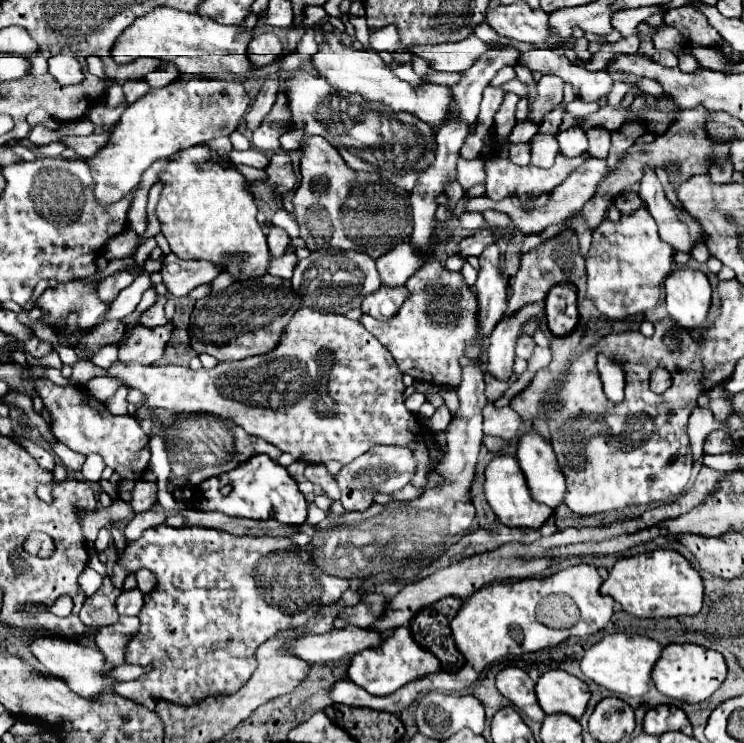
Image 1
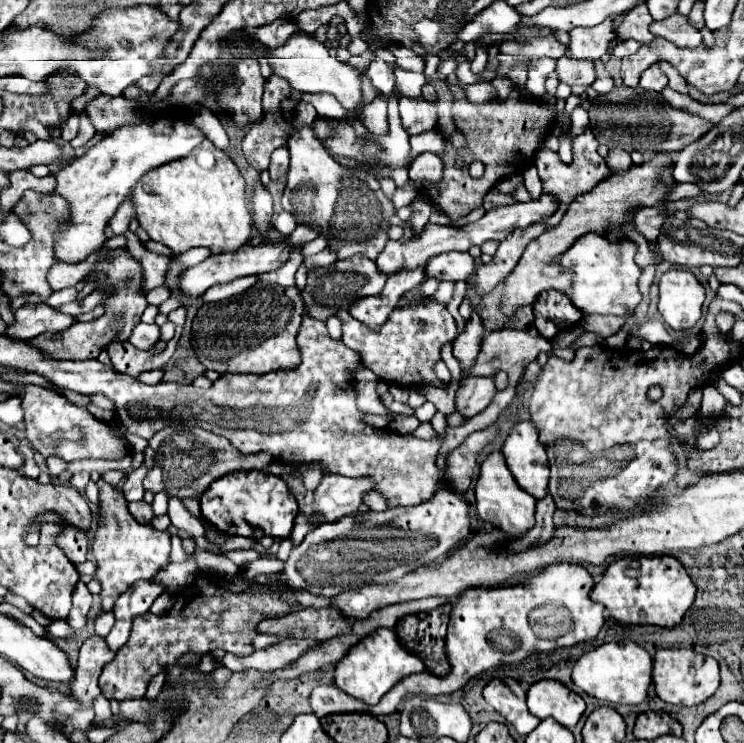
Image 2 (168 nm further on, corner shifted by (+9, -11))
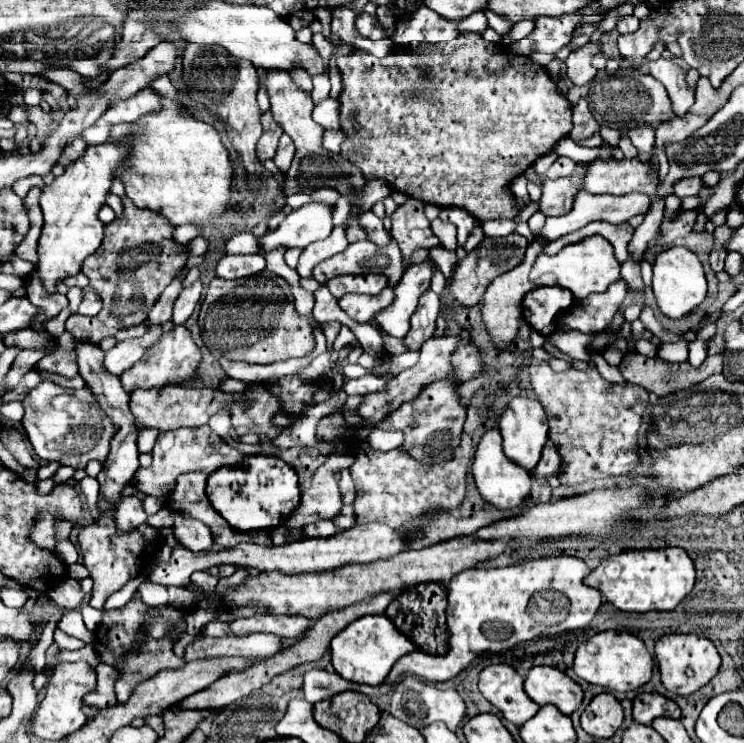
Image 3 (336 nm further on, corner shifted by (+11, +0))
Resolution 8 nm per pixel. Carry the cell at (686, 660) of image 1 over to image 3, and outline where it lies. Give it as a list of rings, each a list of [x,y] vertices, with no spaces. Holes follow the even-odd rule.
[[[667,634],[655,644],[655,658],[661,672],[661,682],[669,692],[687,696],[705,686],[719,670],[721,656],[713,642],[695,634]]]

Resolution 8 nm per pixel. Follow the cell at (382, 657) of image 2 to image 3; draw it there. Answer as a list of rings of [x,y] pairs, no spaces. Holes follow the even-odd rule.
[[[363,616],[353,624],[349,624],[331,640],[331,656],[335,672],[345,680],[369,686],[379,686],[387,678],[391,666],[401,656],[413,650],[415,644],[407,636],[403,636],[387,616]]]

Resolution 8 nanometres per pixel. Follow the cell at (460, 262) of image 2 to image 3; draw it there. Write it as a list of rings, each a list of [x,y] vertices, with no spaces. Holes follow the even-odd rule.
[[[429,256],[421,264],[411,266],[395,290],[395,300],[391,306],[387,306],[383,312],[377,314],[377,322],[381,328],[397,338],[403,338],[409,330],[409,316],[417,308],[419,296],[429,288],[431,276],[435,270],[435,260]]]

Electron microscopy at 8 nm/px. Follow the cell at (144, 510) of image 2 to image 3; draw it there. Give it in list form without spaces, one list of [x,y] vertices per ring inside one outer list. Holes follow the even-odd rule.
[[[125,496],[115,510],[115,520],[121,530],[131,530],[139,524],[145,524],[147,512],[143,508],[143,500],[137,496]]]

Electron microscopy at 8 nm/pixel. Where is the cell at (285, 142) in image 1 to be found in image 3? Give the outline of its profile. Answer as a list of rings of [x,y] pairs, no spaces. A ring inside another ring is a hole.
[[[327,74],[313,77],[313,90],[311,92],[312,100],[315,104],[327,98],[330,93],[330,81]]]

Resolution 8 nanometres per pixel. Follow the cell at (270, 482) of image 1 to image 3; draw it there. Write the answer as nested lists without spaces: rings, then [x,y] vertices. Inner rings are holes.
[[[257,454],[245,456],[245,460],[233,468],[219,468],[217,472],[209,474],[207,496],[211,506],[235,530],[273,530],[285,522],[285,516],[289,516],[293,508],[297,508],[299,482],[295,470],[289,464],[269,454]]]

